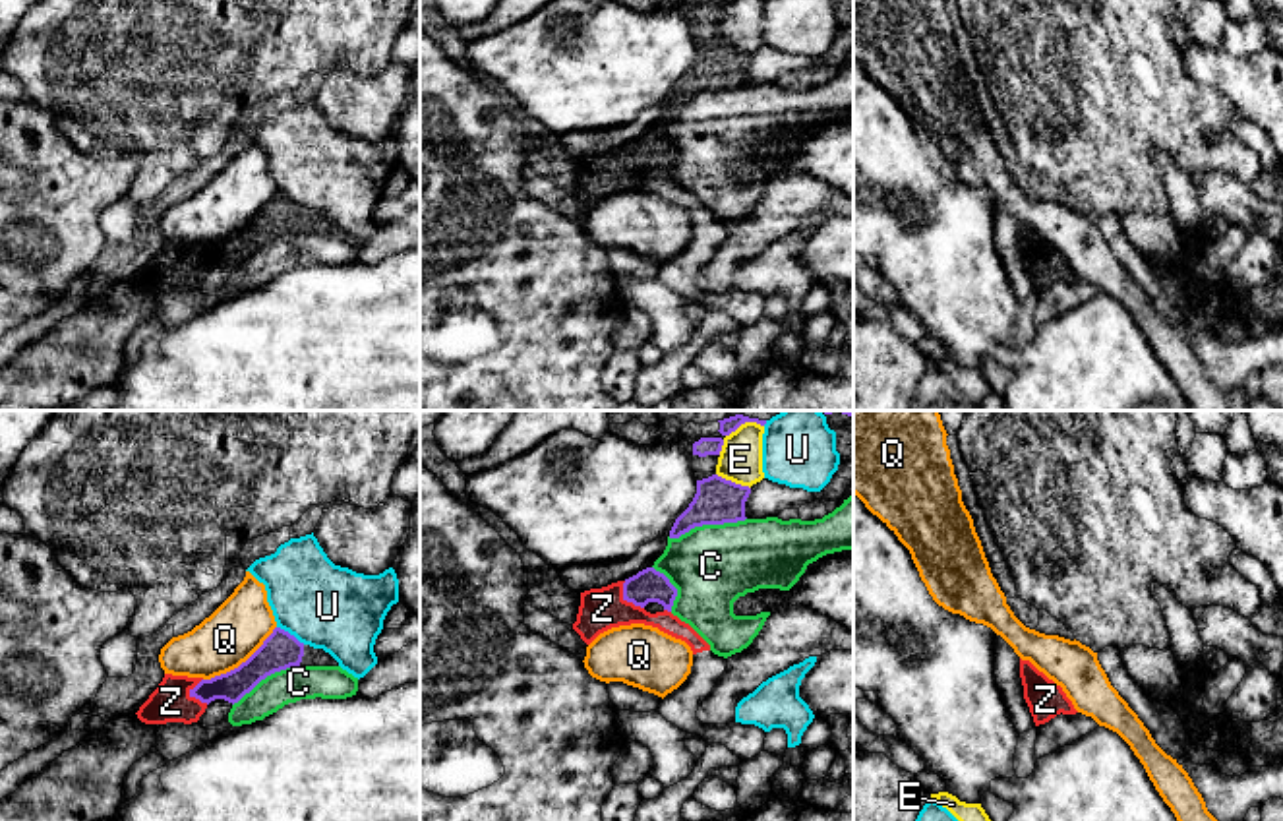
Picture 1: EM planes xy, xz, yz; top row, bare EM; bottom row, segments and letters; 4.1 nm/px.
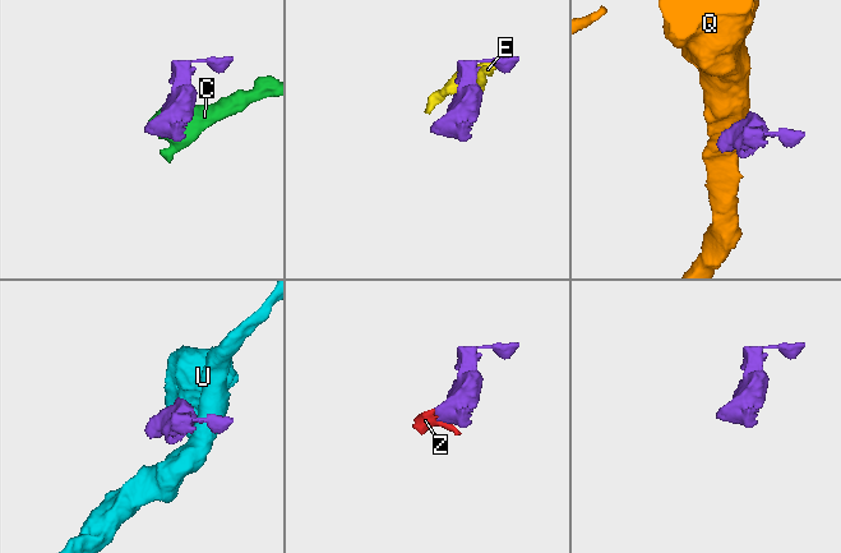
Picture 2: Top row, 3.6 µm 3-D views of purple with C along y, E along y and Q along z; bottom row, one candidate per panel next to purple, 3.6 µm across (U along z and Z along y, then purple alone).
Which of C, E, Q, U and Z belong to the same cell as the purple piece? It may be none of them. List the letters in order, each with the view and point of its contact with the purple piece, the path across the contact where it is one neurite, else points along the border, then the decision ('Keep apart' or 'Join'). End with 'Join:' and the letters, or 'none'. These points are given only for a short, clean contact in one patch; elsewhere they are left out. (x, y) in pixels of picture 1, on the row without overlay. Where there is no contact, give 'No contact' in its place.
C: Touches purple at xz (707, 90). Keep apart
E: Touches purple at xz (734, 49). Keep apart
Q: Touches purple at xy (242, 229). Keep apart
U: Touches purple at xy (289, 200). Keep apart
Z: Touches purple at xz (626, 165). Path across: xz (649, 152), (626, 165), (602, 175). Join
Join: Z

